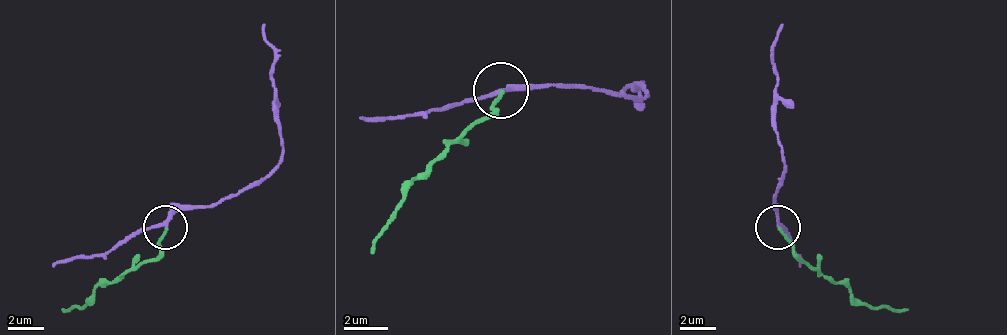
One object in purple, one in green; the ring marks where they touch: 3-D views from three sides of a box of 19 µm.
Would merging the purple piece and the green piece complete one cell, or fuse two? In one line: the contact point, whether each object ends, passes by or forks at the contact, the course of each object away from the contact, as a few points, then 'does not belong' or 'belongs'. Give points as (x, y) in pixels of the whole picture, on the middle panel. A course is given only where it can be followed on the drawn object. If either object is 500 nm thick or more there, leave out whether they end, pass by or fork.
at (501, 90); purple passes by; green ends there; purple runs (502, 89), (591, 89), (646, 94), (635, 83), (624, 94); green runs (502, 89), (486, 116), (425, 166), (369, 255); does not belong

